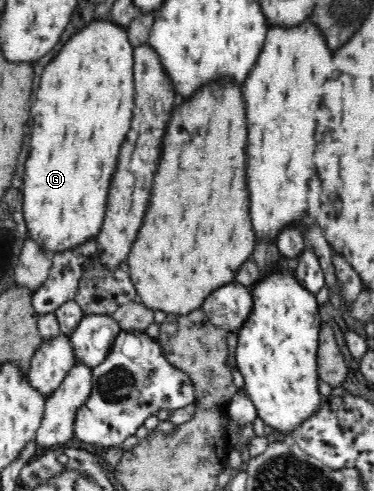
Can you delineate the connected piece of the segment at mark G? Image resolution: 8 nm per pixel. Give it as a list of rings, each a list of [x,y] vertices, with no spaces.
[[[109,16],[107,19],[101,19],[99,23],[91,23],[91,27],[83,27],[83,31],[77,31],[65,45],[63,49],[55,55],[55,59],[43,69],[39,89],[35,91],[35,101],[31,105],[31,153],[28,153],[29,159],[25,162],[25,174],[23,177],[23,207],[24,222],[27,225],[29,235],[33,242],[49,253],[63,253],[67,249],[75,249],[77,245],[85,243],[87,239],[93,239],[102,231],[103,223],[106,221],[106,211],[109,205],[111,182],[114,181],[114,173],[118,167],[119,150],[122,149],[122,143],[130,130],[132,111],[134,108],[134,47],[129,41],[125,26],[111,22]]]

